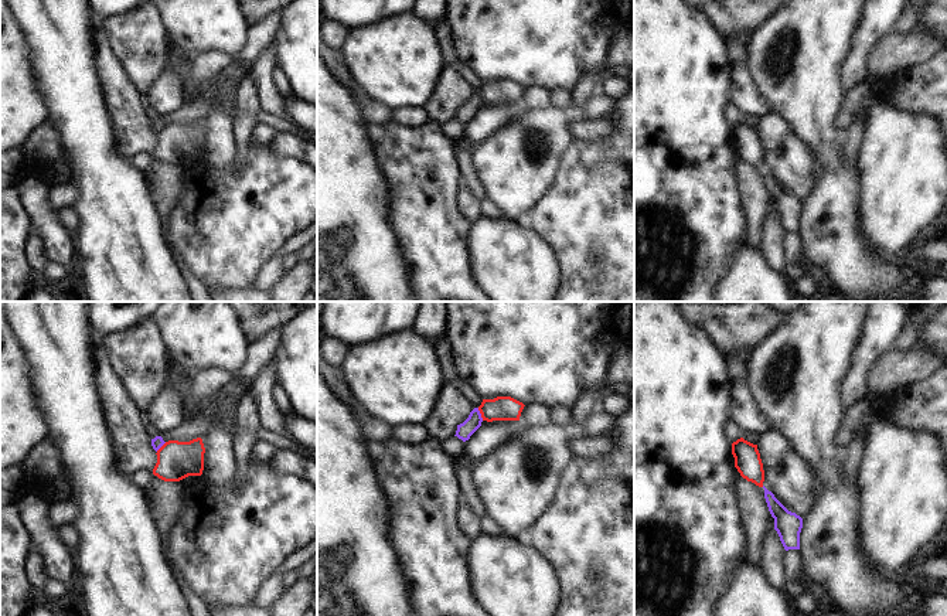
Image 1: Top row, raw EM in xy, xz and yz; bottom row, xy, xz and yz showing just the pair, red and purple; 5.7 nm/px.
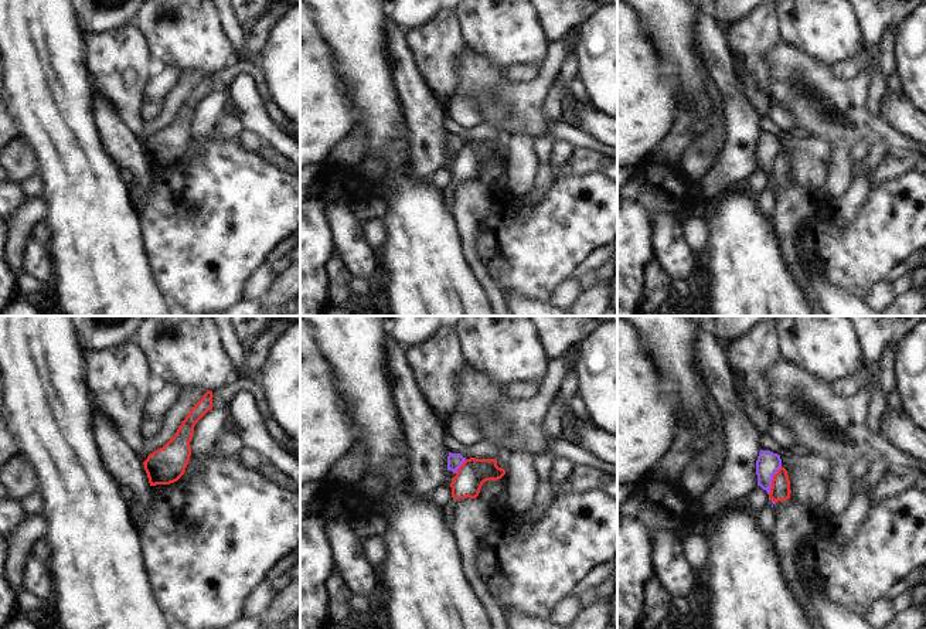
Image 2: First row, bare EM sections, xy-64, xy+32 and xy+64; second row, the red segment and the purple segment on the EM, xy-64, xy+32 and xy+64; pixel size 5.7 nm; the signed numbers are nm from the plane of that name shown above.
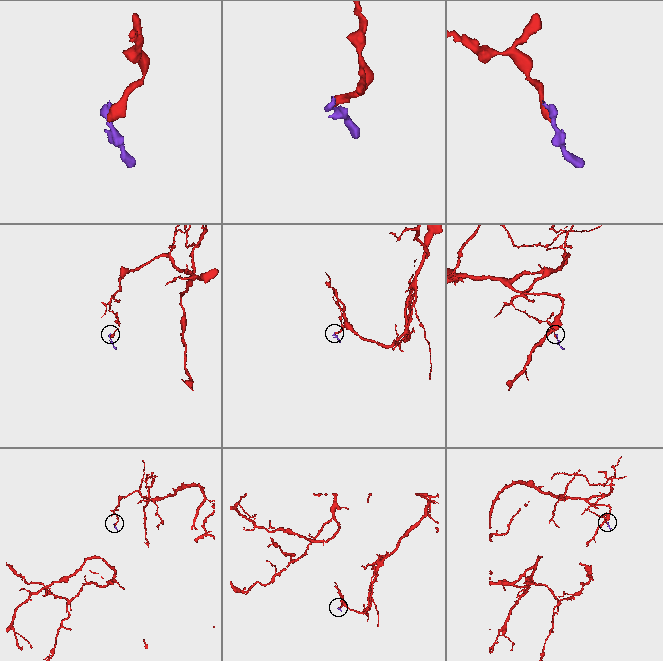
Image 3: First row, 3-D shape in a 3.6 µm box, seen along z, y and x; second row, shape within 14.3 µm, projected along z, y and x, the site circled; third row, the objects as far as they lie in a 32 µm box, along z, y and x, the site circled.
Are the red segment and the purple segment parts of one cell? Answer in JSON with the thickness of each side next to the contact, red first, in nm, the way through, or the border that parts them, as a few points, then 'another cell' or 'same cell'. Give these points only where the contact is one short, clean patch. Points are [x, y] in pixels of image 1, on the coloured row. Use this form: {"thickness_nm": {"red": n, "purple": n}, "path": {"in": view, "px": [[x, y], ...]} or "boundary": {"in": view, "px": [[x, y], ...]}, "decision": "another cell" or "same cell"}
{"thickness_nm": {"red": 140, "purple": 90}, "boundary": {"in": "xz", "px": [[477, 408], [483, 419]]}, "decision": "another cell"}

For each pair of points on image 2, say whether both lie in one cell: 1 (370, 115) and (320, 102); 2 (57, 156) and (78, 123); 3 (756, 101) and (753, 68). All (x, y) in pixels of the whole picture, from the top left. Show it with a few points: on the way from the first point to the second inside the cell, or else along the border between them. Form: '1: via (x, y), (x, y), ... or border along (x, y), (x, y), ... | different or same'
1: border along (336, 78), (341, 102), (350, 112), (351, 126) | different
2: via (65, 148), (65, 136), (70, 132) | same
3: border along (739, 74), (744, 74), (768, 95) | different

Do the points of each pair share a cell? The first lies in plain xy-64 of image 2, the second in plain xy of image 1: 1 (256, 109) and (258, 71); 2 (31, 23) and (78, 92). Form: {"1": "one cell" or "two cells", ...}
{"1": "one cell", "2": "one cell"}

